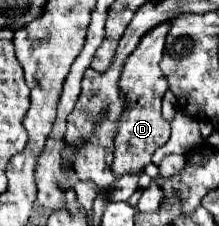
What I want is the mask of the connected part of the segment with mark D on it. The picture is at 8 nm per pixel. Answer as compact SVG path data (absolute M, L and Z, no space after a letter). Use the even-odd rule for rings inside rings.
M173 20L161 22L155 28L151 28L135 48L135 52L127 58L121 74L121 88L125 88L127 104L121 114L121 124L117 132L117 148L113 158L113 172L117 176L123 176L125 172L137 172L137 168L143 168L151 162L153 152L163 146L169 140L169 122L161 118L161 98L167 90L165 76L159 68L163 48L165 48L165 36L171 28Z

